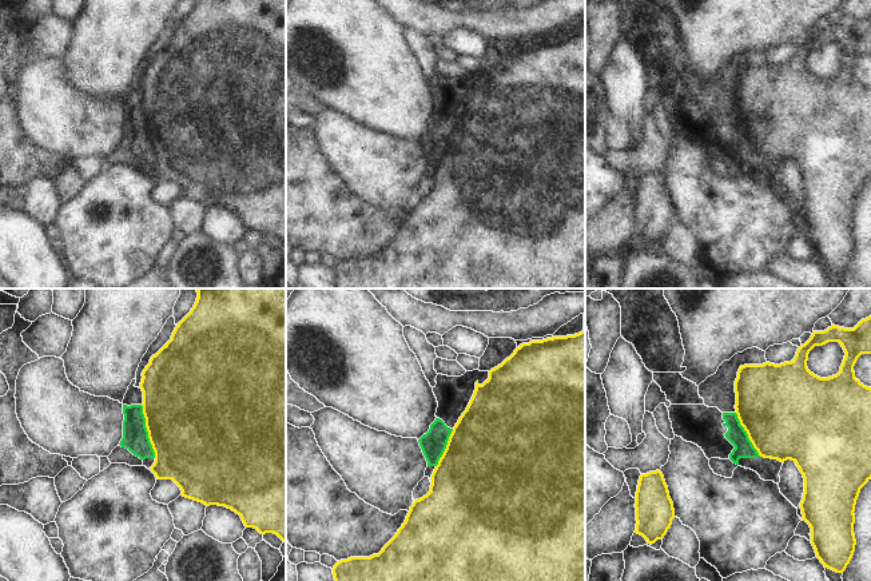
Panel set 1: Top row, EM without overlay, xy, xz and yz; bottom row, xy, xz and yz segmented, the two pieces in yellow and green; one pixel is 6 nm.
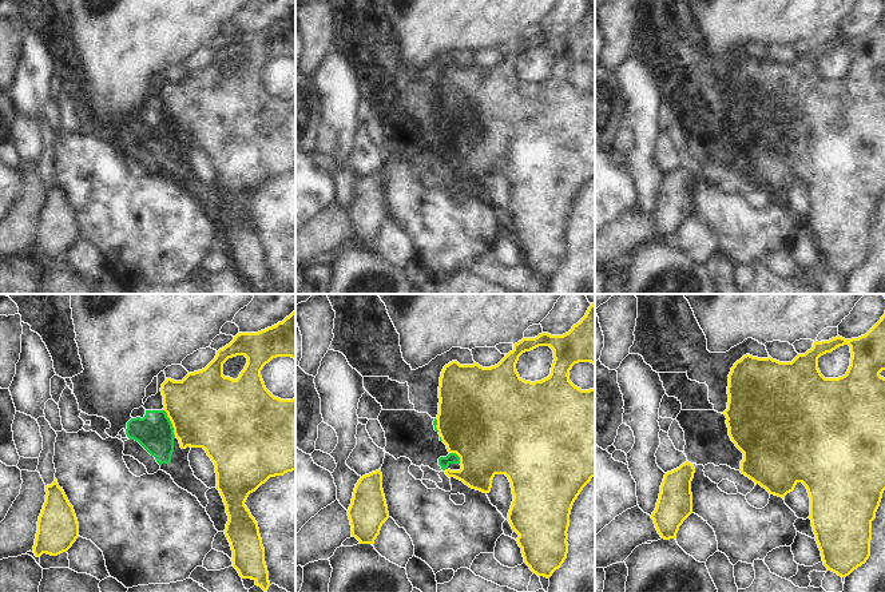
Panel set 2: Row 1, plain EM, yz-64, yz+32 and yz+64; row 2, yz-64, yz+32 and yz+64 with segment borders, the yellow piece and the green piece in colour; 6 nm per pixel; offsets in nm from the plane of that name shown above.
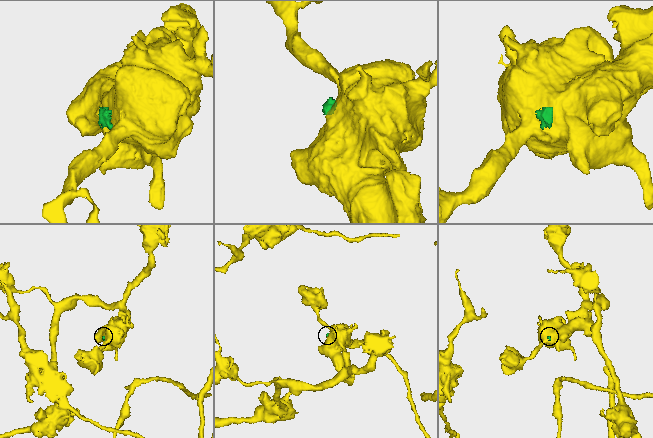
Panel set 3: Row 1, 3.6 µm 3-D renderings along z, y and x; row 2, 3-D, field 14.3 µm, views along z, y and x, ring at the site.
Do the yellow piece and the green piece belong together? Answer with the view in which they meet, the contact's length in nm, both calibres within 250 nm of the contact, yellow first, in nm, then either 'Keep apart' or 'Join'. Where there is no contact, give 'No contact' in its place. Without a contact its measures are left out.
Touches yellow in xy. Shared border 340 nm. Thickness 500 nm (yellow) against 160 nm. Join.

